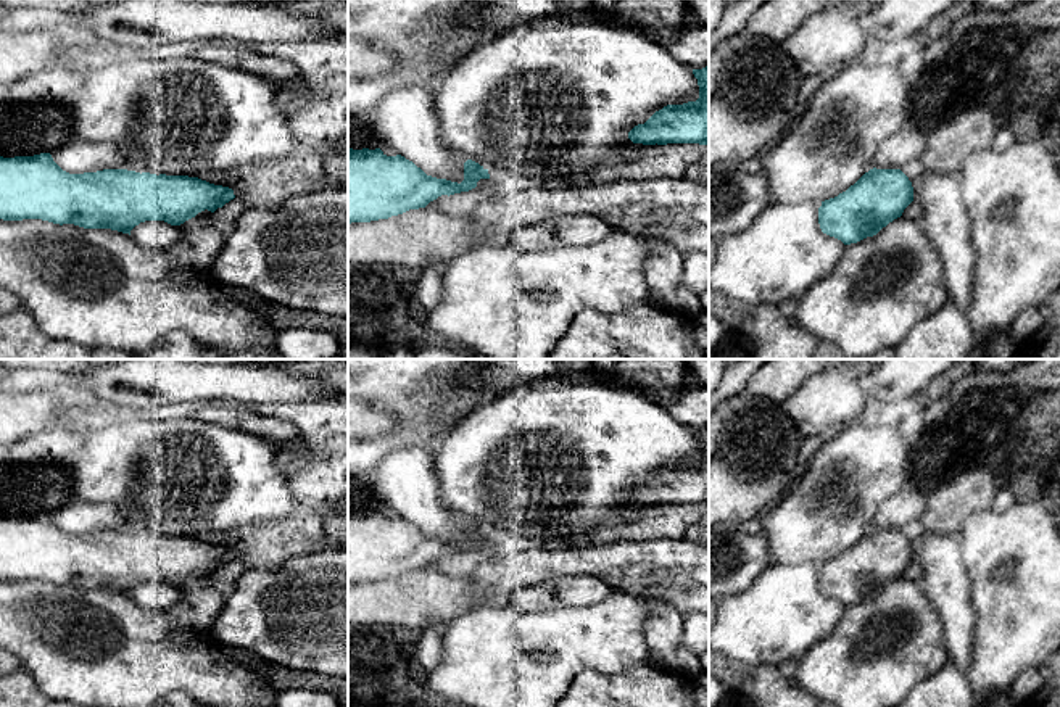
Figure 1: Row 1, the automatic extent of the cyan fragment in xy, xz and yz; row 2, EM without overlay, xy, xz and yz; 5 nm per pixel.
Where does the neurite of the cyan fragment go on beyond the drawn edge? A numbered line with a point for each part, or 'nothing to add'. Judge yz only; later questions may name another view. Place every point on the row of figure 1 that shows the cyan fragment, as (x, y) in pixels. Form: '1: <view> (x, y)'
nothing to add

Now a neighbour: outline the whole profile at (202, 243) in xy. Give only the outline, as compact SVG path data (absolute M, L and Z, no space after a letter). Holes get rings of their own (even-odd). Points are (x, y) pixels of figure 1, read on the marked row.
M205 209L176 225L182 232L184 242L174 250L159 253L171 256L187 274L213 275L213 263L226 243L226 237L214 227L213 214Z

